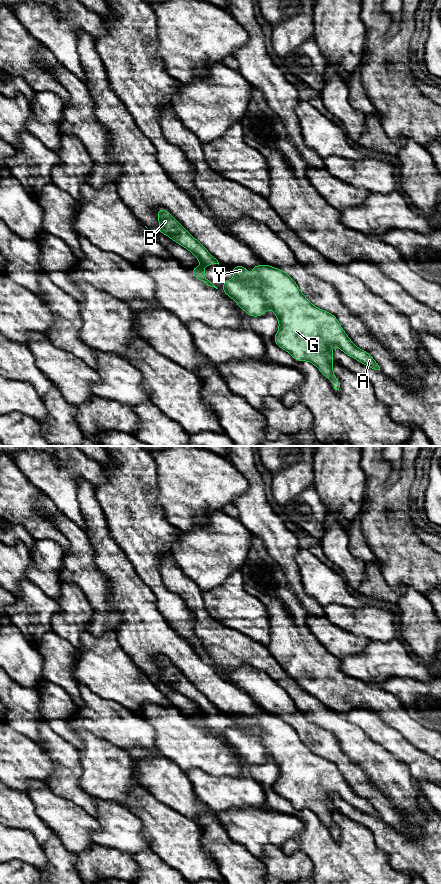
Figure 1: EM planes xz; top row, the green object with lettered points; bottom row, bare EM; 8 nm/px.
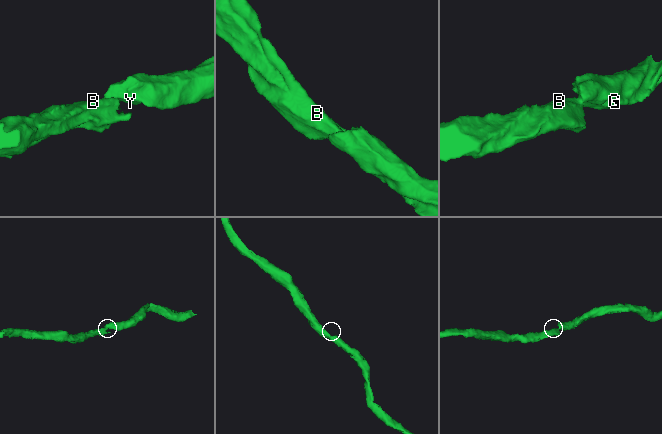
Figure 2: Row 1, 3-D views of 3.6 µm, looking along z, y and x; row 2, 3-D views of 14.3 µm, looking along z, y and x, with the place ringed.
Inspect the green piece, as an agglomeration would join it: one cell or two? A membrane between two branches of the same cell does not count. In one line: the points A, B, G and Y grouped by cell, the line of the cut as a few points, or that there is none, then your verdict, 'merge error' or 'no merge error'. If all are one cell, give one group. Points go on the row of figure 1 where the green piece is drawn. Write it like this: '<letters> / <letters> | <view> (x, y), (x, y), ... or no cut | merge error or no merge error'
A G Y / B | xz (200, 266), (203, 267) | merge error

